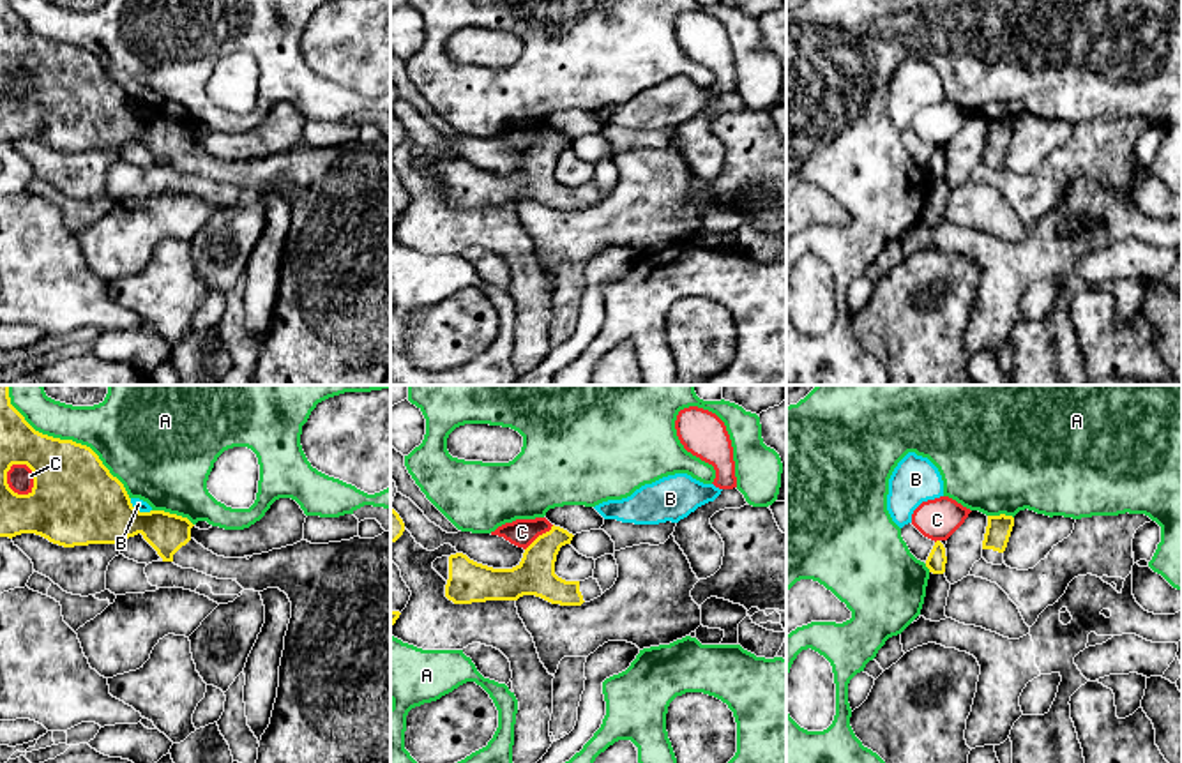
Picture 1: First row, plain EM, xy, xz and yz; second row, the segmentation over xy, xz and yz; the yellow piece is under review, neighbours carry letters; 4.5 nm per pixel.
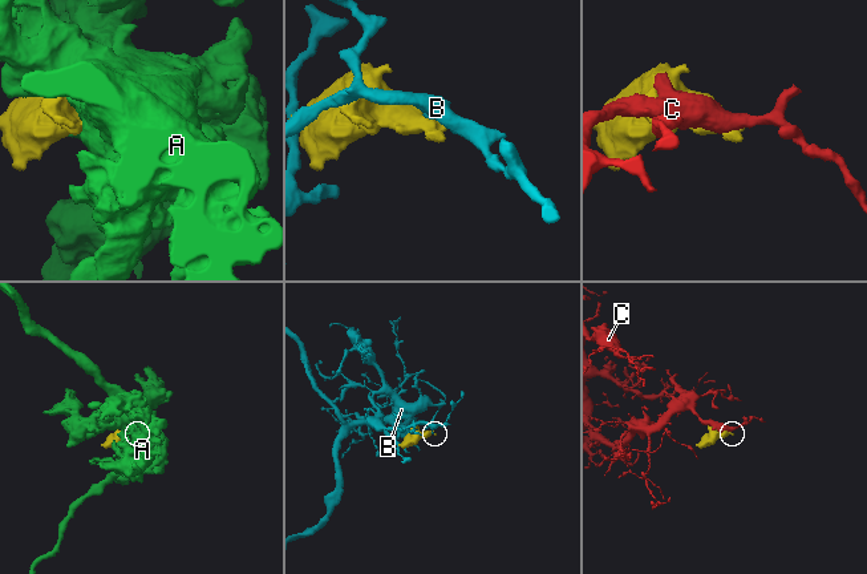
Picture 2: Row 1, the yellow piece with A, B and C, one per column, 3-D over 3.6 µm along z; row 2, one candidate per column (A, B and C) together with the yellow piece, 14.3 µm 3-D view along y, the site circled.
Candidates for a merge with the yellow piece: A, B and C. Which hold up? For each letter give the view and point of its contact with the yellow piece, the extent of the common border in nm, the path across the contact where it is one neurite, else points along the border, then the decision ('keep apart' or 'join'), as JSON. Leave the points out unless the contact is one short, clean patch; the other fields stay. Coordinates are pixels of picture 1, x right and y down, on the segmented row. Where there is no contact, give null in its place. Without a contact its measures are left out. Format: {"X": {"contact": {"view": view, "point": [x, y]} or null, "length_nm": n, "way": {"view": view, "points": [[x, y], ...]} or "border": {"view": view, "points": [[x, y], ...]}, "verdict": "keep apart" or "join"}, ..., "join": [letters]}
{"A": {"contact": {"view": "xy", "point": [66, 440]}, "length_nm": 750, "verdict": "keep apart"}, "B": {"contact": {"view": "xy", "point": [138, 511]}, "length_nm": 120, "verdict": "keep apart"}, "C": {"contact": {"view": "xz", "point": [539, 536]}, "length_nm": 180, "verdict": "keep apart"}, "join": []}

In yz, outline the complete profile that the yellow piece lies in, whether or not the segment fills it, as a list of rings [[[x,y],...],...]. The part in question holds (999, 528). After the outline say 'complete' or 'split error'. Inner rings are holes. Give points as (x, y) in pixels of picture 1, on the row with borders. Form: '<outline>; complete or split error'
[[[988,516],[988,526],[982,540],[982,558],[988,563],[1002,565],[1004,562],[1004,551],[1007,548],[1011,532],[1014,526],[1012,516]]]; split error

